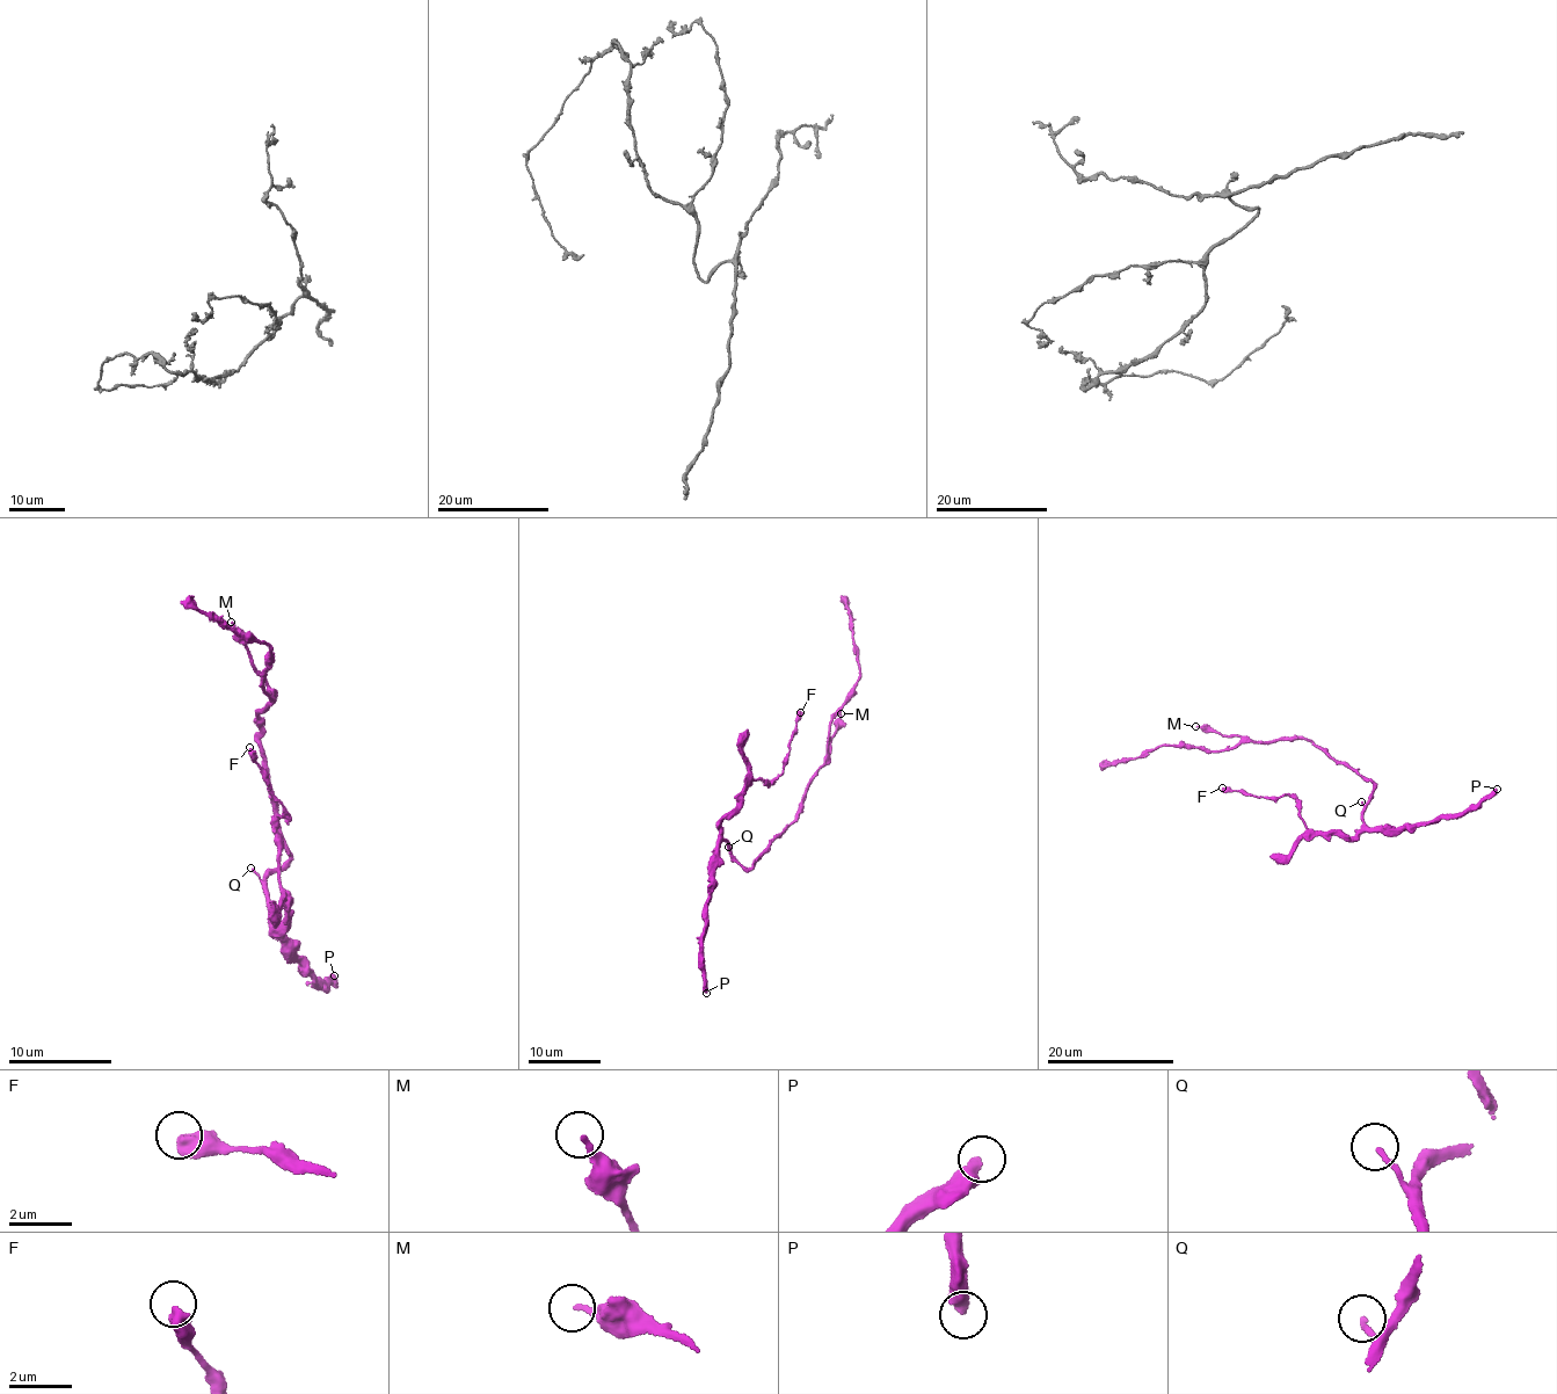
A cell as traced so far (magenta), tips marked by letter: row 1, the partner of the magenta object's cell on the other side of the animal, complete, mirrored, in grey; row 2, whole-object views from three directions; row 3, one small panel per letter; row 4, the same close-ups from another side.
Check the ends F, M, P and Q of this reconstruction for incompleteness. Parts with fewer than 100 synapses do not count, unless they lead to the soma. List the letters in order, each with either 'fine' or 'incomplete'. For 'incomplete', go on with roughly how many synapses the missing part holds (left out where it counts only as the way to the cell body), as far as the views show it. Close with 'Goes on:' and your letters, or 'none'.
F: fine
M: fine
P: fine
Q: fine
Goes on: none

